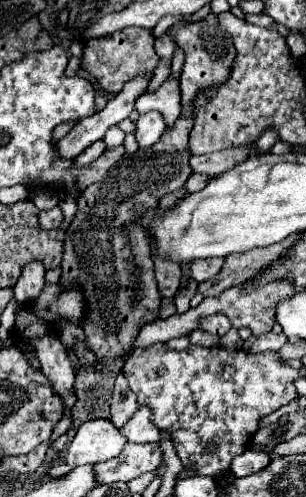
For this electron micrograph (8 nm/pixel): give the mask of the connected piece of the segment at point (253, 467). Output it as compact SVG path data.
M246 449L242 455L238 455L232 461L230 471L232 471L234 477L246 477L246 475L262 471L268 463L270 463L270 457L266 453L256 453L256 451Z

